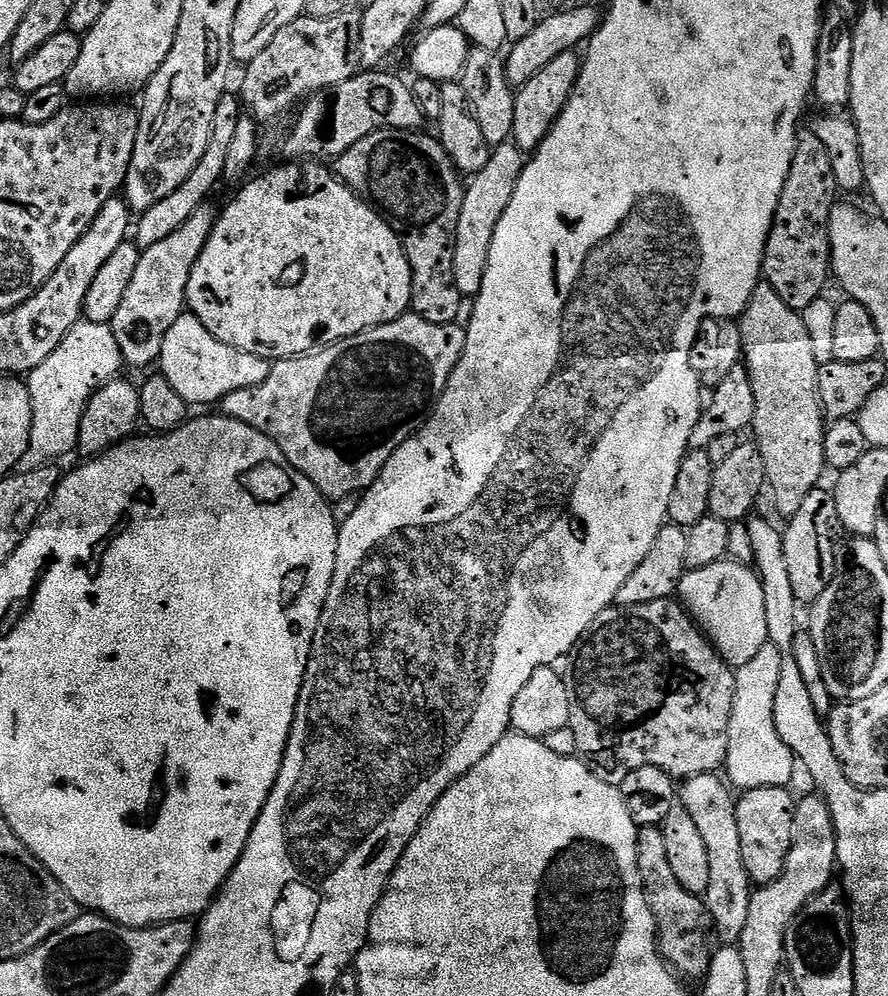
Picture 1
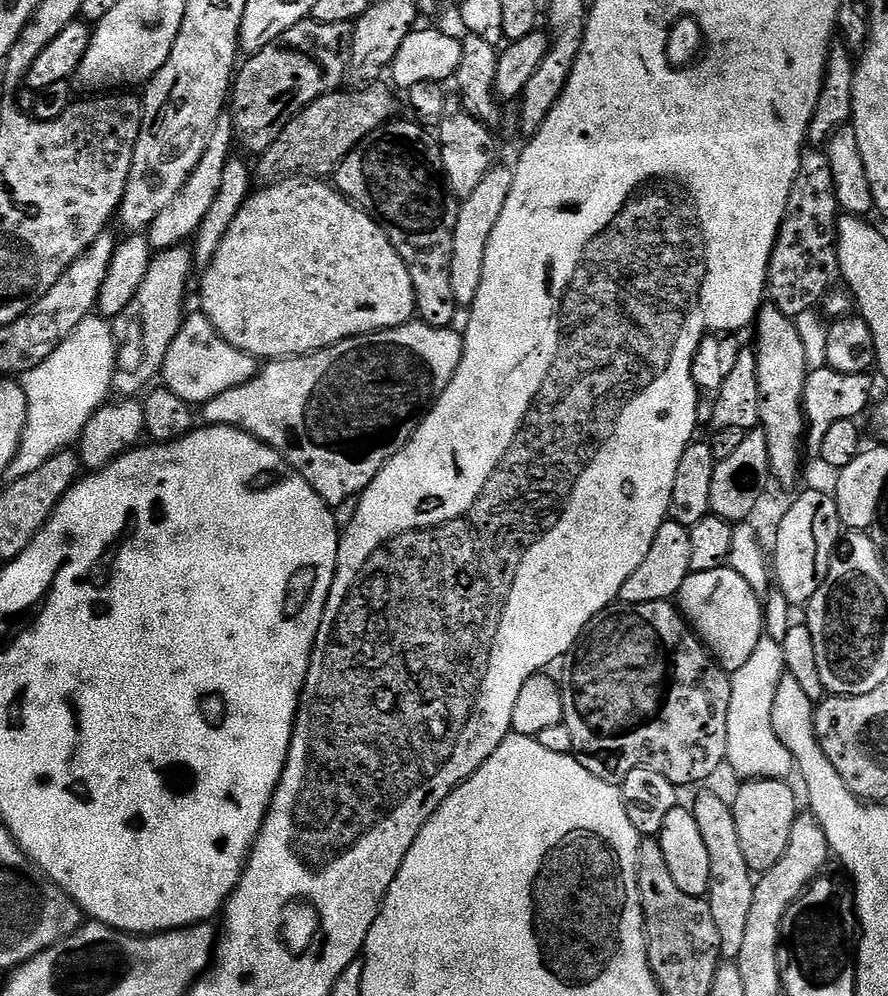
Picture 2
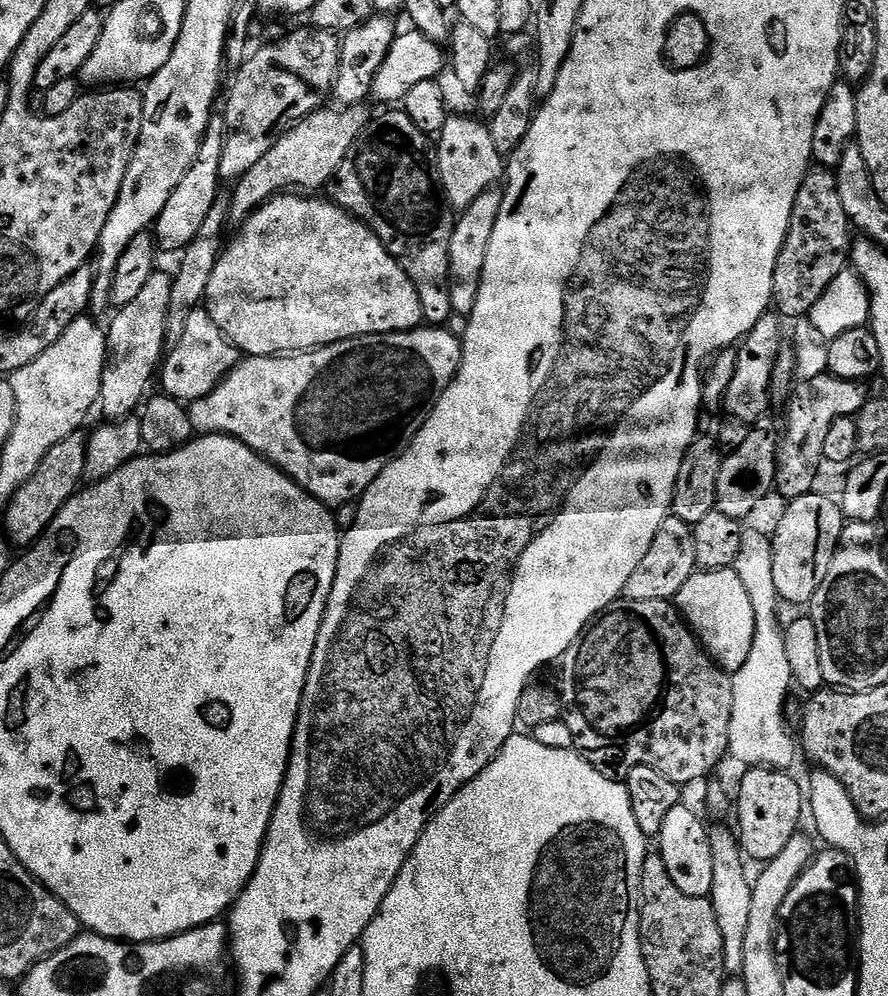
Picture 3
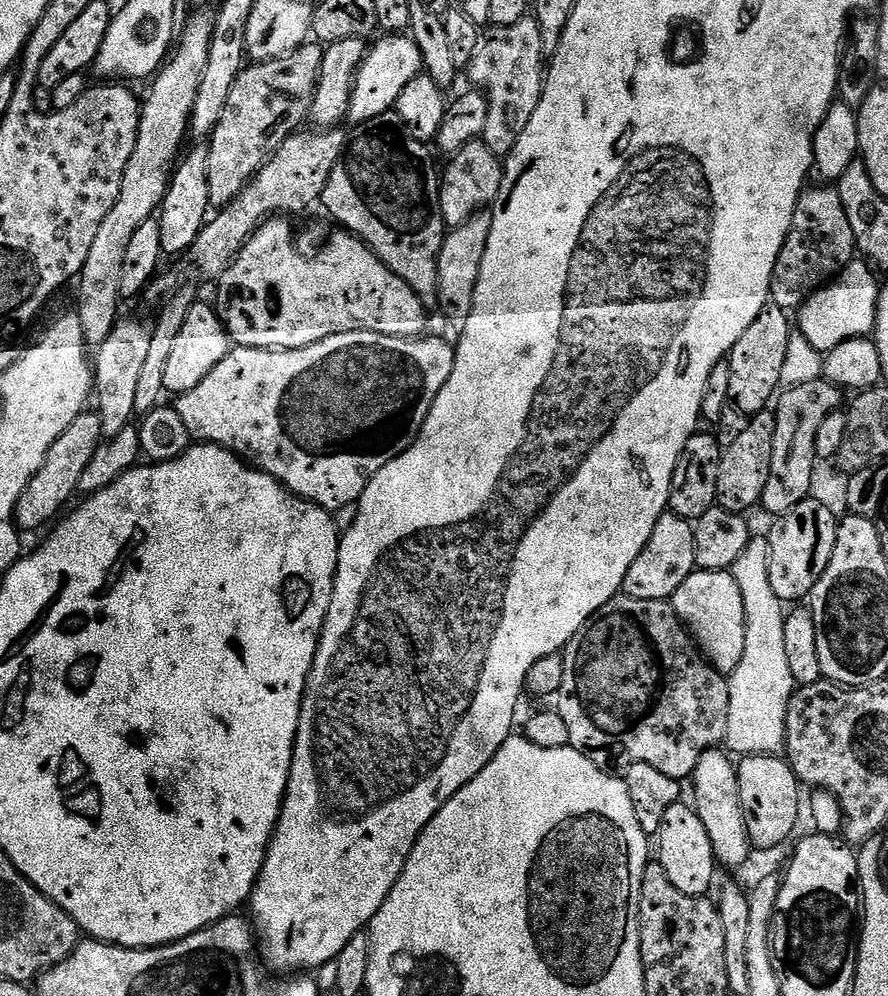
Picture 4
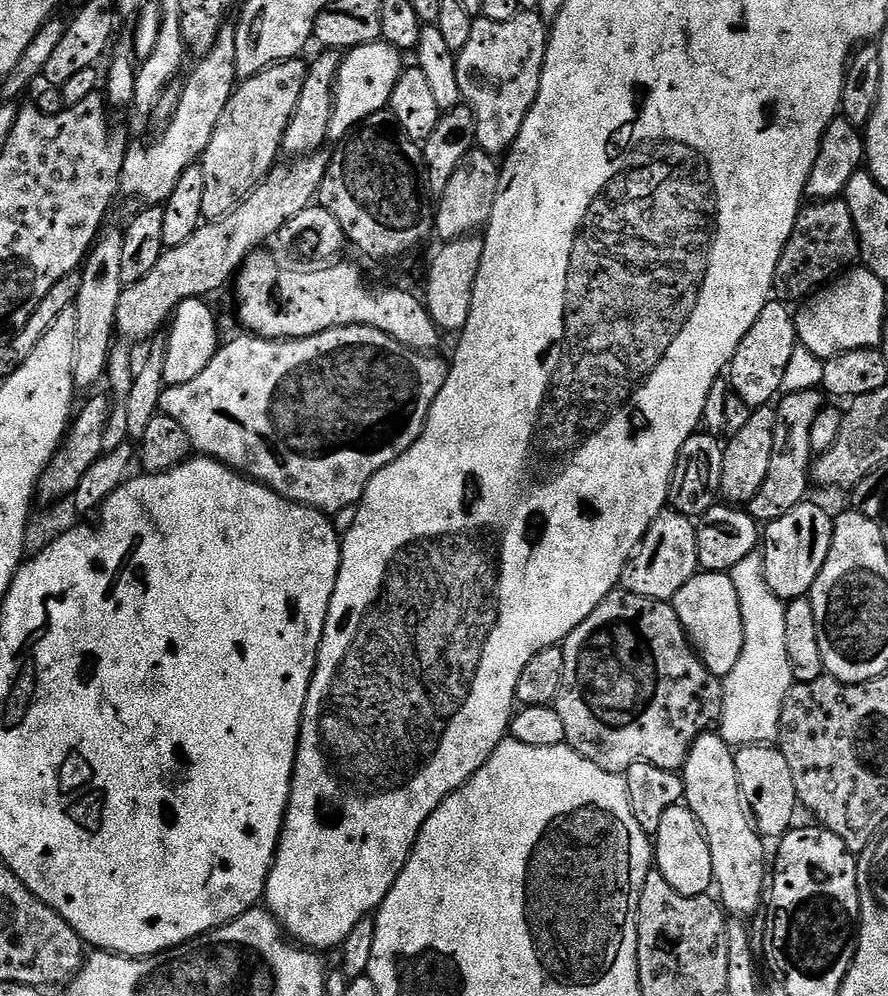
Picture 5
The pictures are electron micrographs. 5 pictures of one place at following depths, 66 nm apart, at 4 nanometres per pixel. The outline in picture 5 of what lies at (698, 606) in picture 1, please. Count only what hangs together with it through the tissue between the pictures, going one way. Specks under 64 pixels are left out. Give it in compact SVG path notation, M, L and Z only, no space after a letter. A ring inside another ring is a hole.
M701 571L670 602L676 609L680 624L688 633L688 639L710 674L726 677L738 662L744 645L742 606L738 606L738 590L734 590L731 575L726 572Z

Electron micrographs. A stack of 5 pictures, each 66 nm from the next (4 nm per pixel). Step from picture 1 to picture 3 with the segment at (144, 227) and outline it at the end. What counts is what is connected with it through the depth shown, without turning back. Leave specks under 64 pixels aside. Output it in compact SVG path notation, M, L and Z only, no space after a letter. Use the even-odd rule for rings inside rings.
M213 115L204 135L202 146L198 150L198 158L194 158L194 166L190 166L190 170L186 170L186 178L182 178L182 182L178 182L178 190L174 190L174 194L170 194L166 207L162 209L162 214L156 220L154 239L157 249L161 253L183 253L187 245L198 234L202 222L208 217L210 206L213 206L217 196L221 195L220 159L224 149L224 130L223 115Z

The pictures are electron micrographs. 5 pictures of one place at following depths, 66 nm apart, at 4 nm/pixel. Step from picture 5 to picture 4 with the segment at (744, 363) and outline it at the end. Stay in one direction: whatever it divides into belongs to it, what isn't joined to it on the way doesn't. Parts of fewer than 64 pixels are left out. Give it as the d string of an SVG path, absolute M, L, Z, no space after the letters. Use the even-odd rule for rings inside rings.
M765 304L750 330L746 330L742 338L738 338L738 342L726 357L730 368L729 401L750 418L765 411L773 403L781 387L782 365L786 363L786 346L790 346L790 334L794 331L793 321L791 324L788 316L789 313L777 304Z

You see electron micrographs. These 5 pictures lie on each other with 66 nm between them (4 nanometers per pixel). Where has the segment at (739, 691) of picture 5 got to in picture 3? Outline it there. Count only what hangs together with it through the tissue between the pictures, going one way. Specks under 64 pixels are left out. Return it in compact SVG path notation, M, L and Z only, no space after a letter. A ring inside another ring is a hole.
M749 527L742 534L742 546L738 549L734 570L750 594L754 606L754 646L750 658L742 670L732 676L734 690L734 710L730 718L730 742L728 756L743 766L757 768L791 769L798 756L798 744L788 733L788 724L784 721L784 703L788 700L788 688L793 687L790 665L786 659L786 642L782 620L779 620L782 601L778 590L774 590L774 550L772 537L766 531L759 532Z

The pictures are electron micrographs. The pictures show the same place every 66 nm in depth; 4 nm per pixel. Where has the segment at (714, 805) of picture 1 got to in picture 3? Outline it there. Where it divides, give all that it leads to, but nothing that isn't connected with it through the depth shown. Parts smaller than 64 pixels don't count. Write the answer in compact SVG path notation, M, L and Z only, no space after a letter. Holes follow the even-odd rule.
M709 827L710 854L714 854L714 886L710 897L714 906L714 918L718 918L718 931L722 933L722 958L724 971L729 977L740 976L746 943L746 929L750 918L750 898L752 897L752 880L750 872L744 869L746 857L740 851L740 841L735 831L726 828Z

